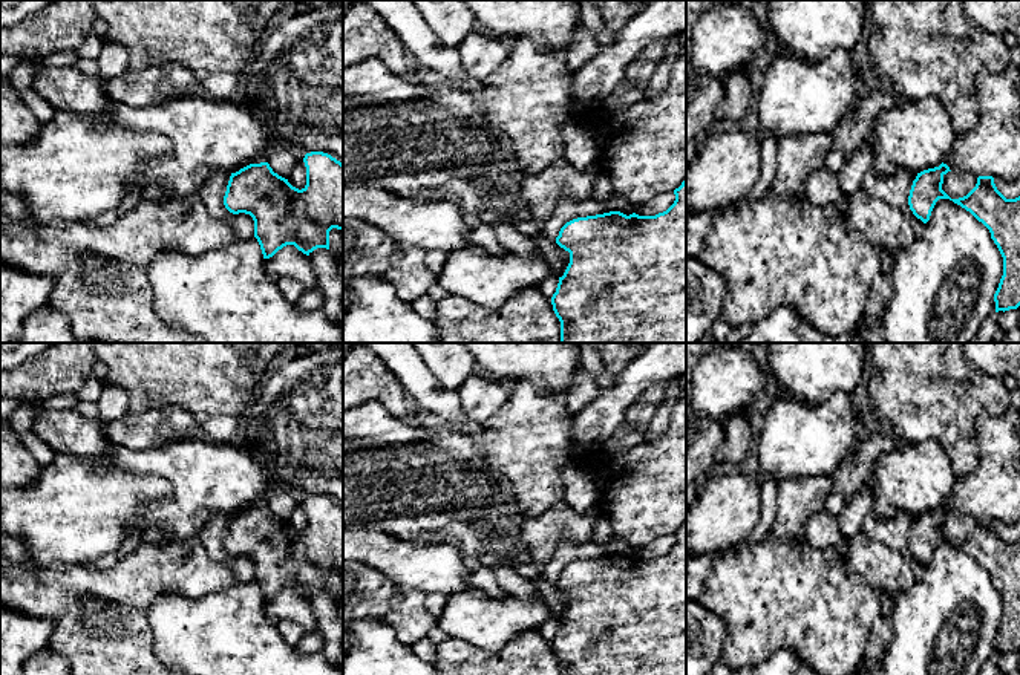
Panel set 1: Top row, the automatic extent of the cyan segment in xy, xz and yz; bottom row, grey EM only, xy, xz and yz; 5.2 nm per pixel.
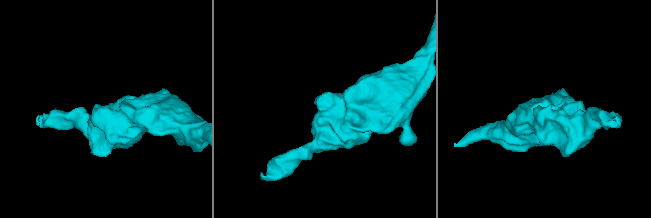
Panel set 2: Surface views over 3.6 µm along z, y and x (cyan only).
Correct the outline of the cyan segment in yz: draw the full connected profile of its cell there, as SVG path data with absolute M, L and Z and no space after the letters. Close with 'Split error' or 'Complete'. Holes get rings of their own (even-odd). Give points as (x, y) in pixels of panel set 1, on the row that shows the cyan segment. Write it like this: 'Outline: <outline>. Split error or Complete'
Outline: M940 164L939 167L924 170L917 173L913 181L908 205L913 214L920 219L924 223L930 220L931 211L939 199L950 199L954 204L960 205L966 211L969 211L979 222L982 222L991 233L991 239L997 245L1002 257L1003 257L1003 276L1000 279L999 288L994 294L995 312L1017 309L1020 306L1020 196L1015 199L1006 199L995 187L992 176L979 176L976 187L963 197L951 199L943 190L943 176L951 171L946 164Z. Complete

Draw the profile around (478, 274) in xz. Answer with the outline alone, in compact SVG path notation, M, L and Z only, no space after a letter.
M536 236L538 257L496 254L473 243L447 254L436 282L452 295L467 298L487 309L501 308L516 294L536 288L548 277L562 277L570 253L556 240Z

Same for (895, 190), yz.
M870 170L861 185L864 191L896 207L911 223L916 239L924 234L925 223L917 219L908 205L908 196L917 173L897 170L891 176L878 176Z

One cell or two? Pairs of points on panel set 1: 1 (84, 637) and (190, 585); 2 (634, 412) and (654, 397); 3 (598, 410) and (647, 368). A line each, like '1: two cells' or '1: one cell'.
1: one cell
2: one cell
3: one cell

